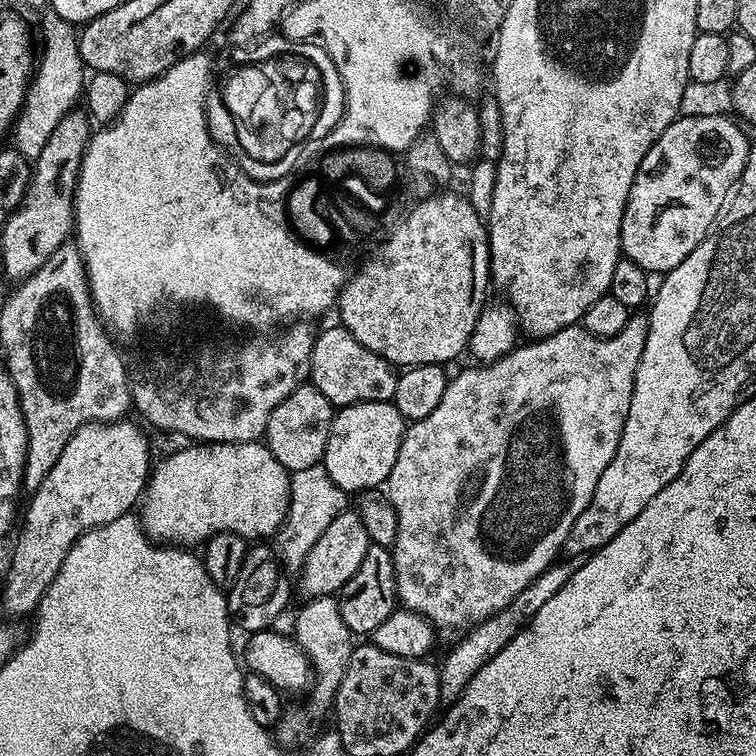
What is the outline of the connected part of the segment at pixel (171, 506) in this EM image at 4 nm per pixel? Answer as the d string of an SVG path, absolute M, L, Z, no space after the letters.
M196 442L192 448L180 448L160 465L151 469L142 497L142 527L153 541L168 546L196 546L216 532L233 532L245 538L268 538L281 527L288 512L290 473L263 442L250 444L213 444Z

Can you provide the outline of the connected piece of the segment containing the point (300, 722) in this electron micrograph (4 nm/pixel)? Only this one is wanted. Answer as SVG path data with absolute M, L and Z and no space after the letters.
M335 595L313 596L304 602L296 616L294 639L312 664L314 683L310 689L312 701L309 702L308 708L313 713L307 712L304 708L296 708L293 712L292 709L285 711L281 716L274 729L274 739L285 750L296 747L299 749L317 735L316 716L322 715L326 710L328 712L333 707L336 691L346 674L346 666L350 662L350 654L354 647L354 634L348 629L346 622L342 622L340 602Z

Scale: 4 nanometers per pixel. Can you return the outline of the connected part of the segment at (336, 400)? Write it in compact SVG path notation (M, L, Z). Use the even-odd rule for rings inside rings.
M343 326L328 328L313 342L310 383L337 409L362 402L391 400L396 389L397 369L374 350L362 346Z

